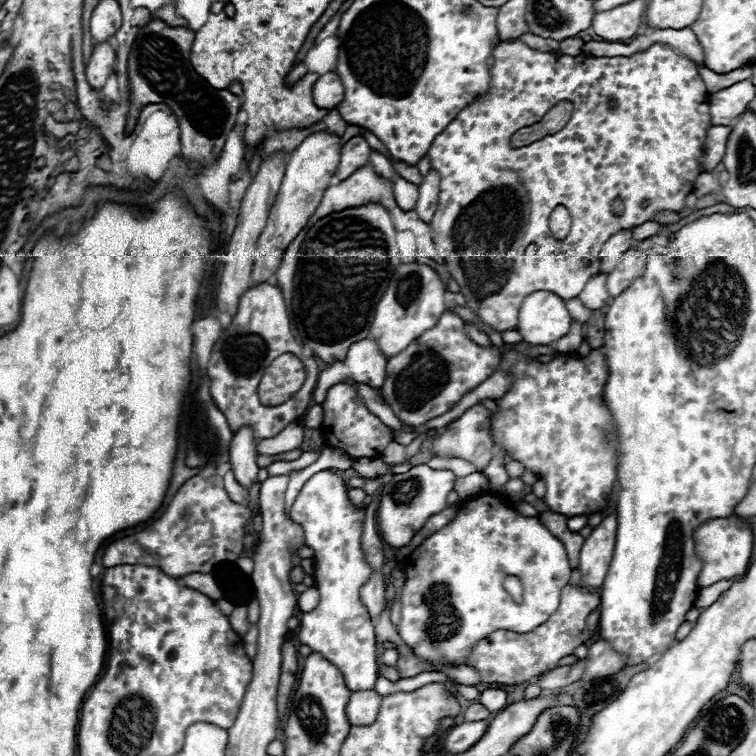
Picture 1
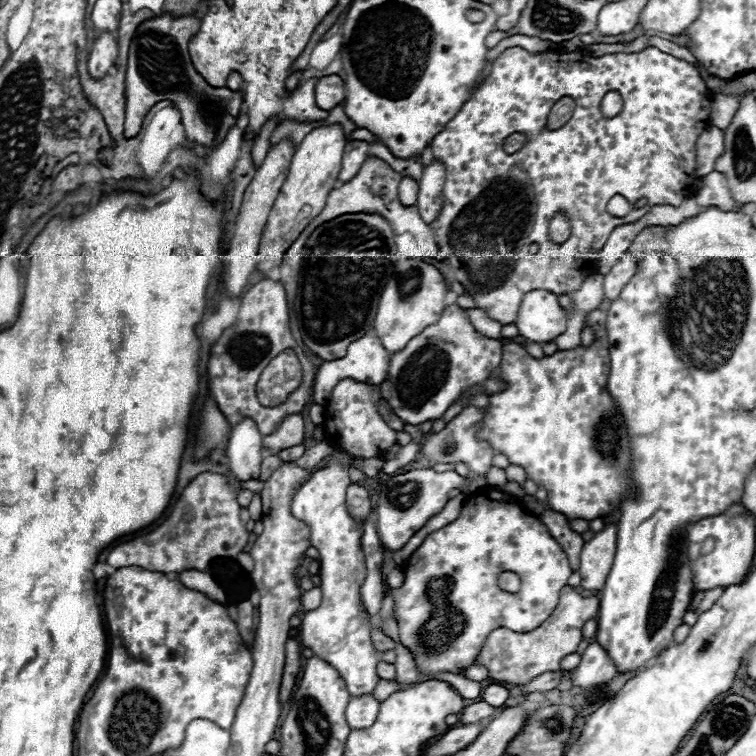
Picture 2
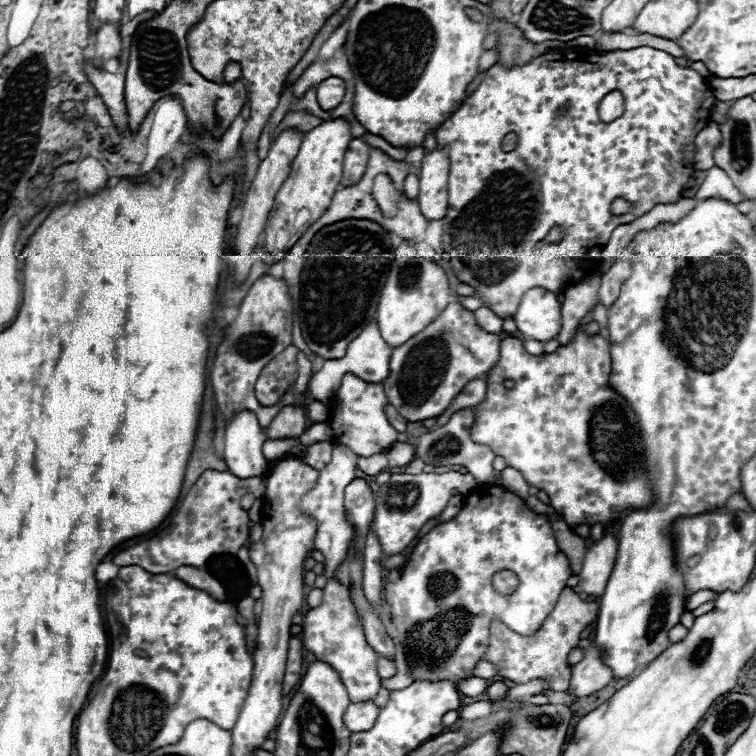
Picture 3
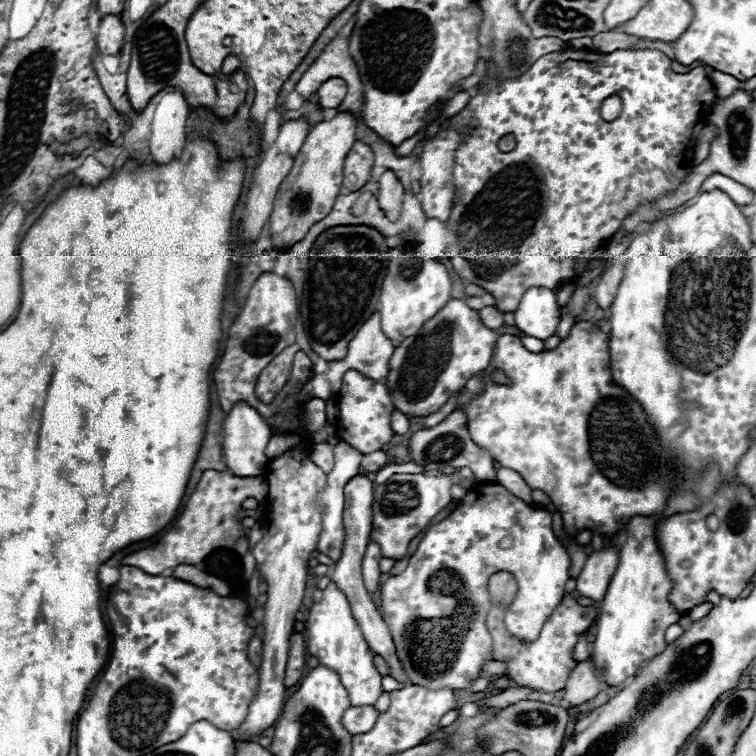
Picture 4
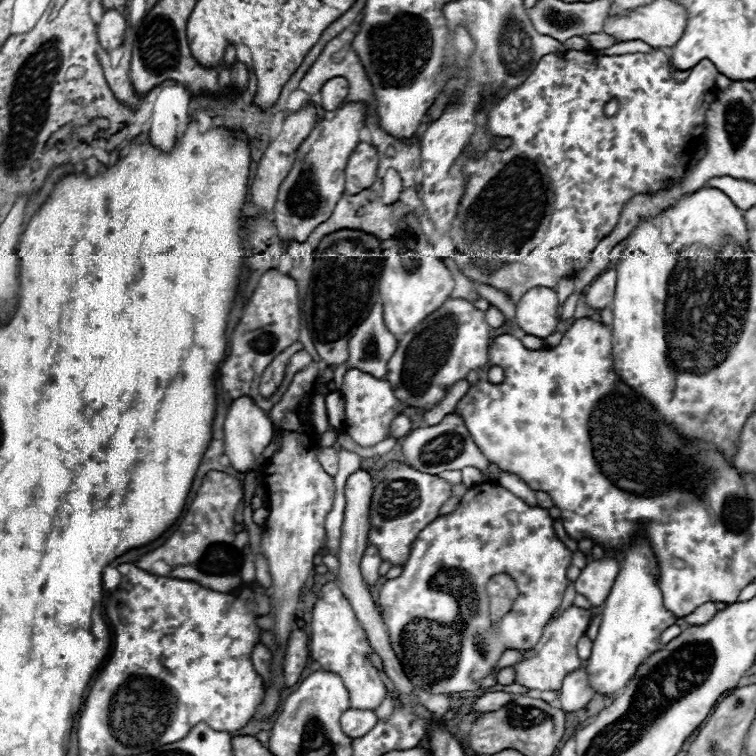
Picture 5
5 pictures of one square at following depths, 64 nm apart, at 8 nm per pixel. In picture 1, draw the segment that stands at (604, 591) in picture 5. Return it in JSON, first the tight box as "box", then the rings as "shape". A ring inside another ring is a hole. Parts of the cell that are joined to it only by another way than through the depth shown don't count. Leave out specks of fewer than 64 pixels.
{"box":[580,514,616,588],"shape":[[[608,514],[600,526],[592,530],[592,534],[586,538],[582,550],[580,550],[580,574],[584,586],[600,588],[612,554],[614,554],[614,542],[616,542],[616,514]]]}

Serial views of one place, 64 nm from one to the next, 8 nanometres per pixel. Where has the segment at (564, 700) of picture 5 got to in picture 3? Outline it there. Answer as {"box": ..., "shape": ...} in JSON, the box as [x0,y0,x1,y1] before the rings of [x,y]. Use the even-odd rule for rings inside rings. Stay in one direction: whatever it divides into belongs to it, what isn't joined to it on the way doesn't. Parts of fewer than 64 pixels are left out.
{"box":[568,646,612,698],"shape":[[[590,646],[584,652],[584,660],[572,666],[572,678],[568,686],[568,694],[576,698],[592,696],[592,692],[598,692],[612,680],[612,672],[604,662],[600,660],[600,654],[594,646]]]}

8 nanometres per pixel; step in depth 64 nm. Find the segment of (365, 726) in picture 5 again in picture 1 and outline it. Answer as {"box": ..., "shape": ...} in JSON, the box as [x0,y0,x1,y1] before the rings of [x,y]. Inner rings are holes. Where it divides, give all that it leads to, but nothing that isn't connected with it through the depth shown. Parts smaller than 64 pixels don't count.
{"box":[346,690,380,726],"shape":[[[364,690],[364,692],[352,692],[346,716],[352,726],[368,726],[376,720],[380,710],[380,696],[376,690]]]}

